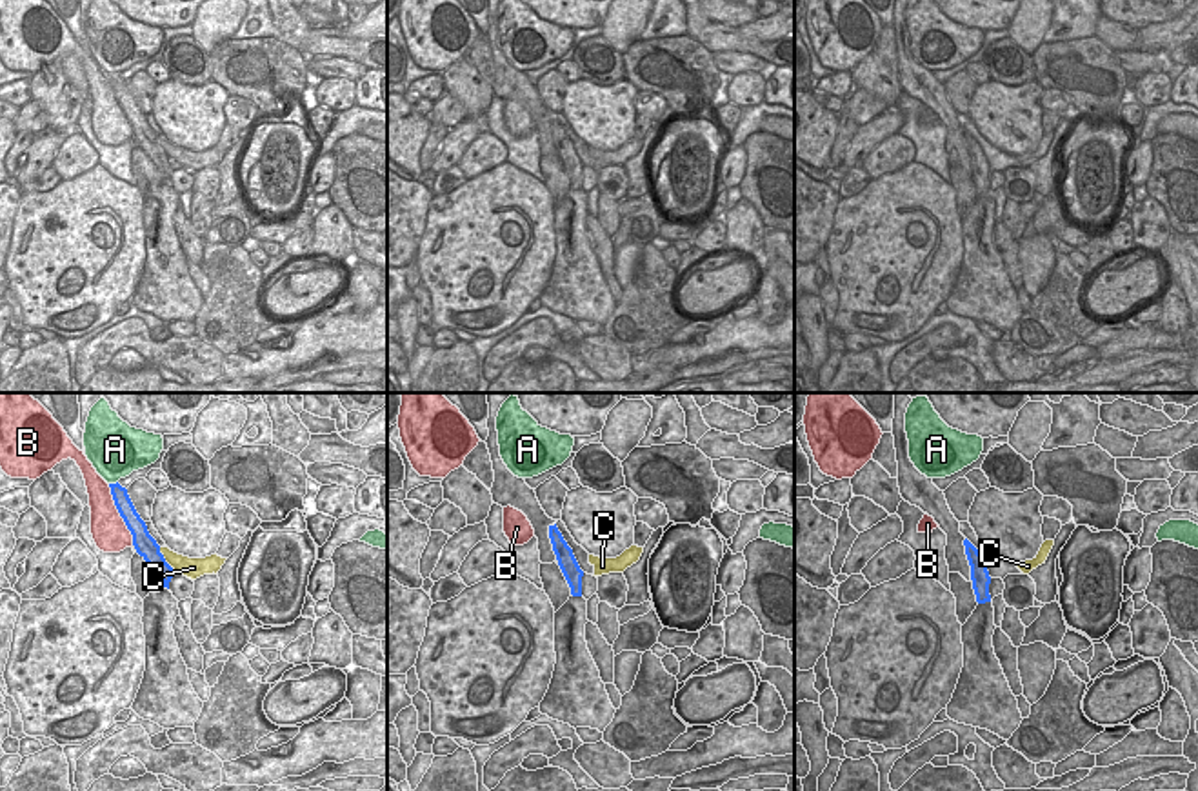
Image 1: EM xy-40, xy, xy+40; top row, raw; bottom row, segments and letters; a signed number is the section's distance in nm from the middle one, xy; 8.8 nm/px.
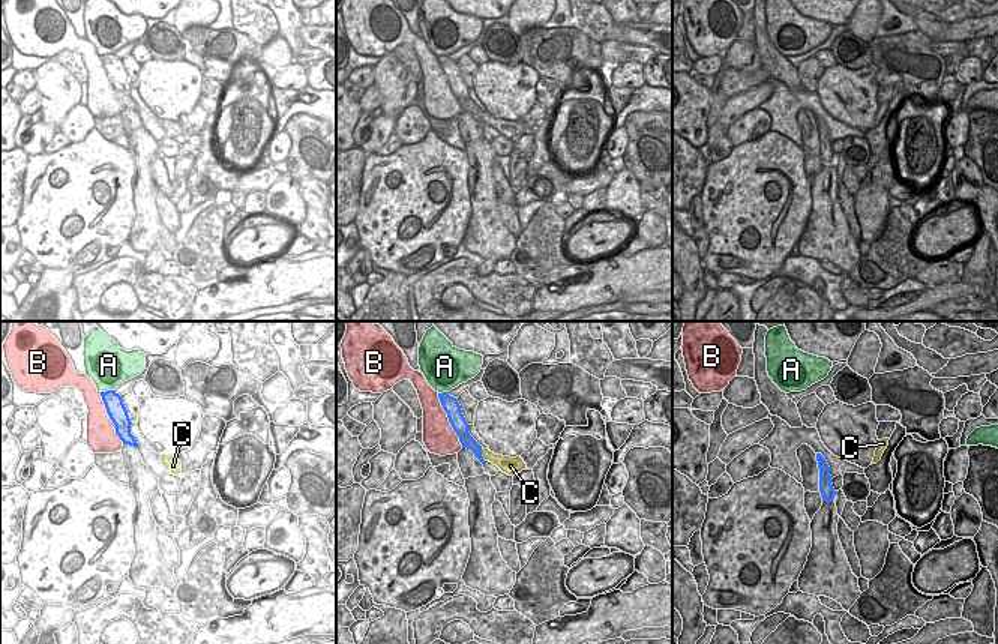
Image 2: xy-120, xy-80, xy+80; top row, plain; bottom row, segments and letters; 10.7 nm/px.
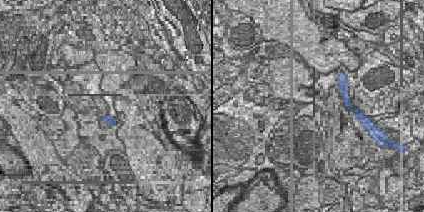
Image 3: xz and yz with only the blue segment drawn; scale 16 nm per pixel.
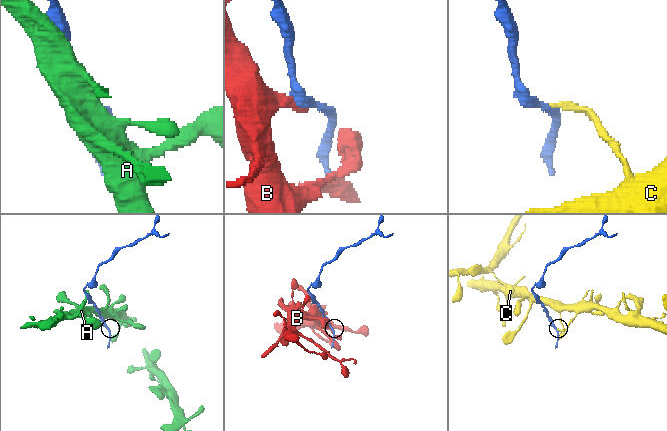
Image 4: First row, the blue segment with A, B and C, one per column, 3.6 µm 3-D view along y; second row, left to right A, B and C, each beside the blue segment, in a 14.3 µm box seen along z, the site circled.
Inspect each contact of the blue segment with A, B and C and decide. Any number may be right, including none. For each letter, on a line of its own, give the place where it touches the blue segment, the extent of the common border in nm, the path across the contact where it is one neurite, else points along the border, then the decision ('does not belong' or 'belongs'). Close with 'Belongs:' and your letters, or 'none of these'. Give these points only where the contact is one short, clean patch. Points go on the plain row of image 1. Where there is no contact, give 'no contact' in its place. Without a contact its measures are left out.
A: xy-40 (113, 77) | 90 nm | does not belong
B: xy-40 (120, 108) | 600 nm | does not belong
C: xy-40 (164, 151) | 240 nm | along xy-40 (159, 140), (173, 160) | does not belong
Belongs: none of these

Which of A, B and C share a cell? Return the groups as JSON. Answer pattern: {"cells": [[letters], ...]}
{"cells": [["A"], ["B"], ["C"]]}

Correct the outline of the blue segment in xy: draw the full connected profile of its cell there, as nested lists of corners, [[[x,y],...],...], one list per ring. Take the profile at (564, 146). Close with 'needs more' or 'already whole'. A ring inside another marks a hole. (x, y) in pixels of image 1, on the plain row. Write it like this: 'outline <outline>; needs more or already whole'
outline [[[556,116],[549,118],[549,131],[553,136],[553,144],[556,147],[558,158],[571,180],[573,189],[582,189],[582,169],[584,164],[580,162],[573,142],[564,133],[562,125],[558,124]]]; already whole

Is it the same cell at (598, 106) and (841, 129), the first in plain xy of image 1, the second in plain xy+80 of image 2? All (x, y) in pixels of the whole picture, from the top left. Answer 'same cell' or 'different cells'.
different cells

